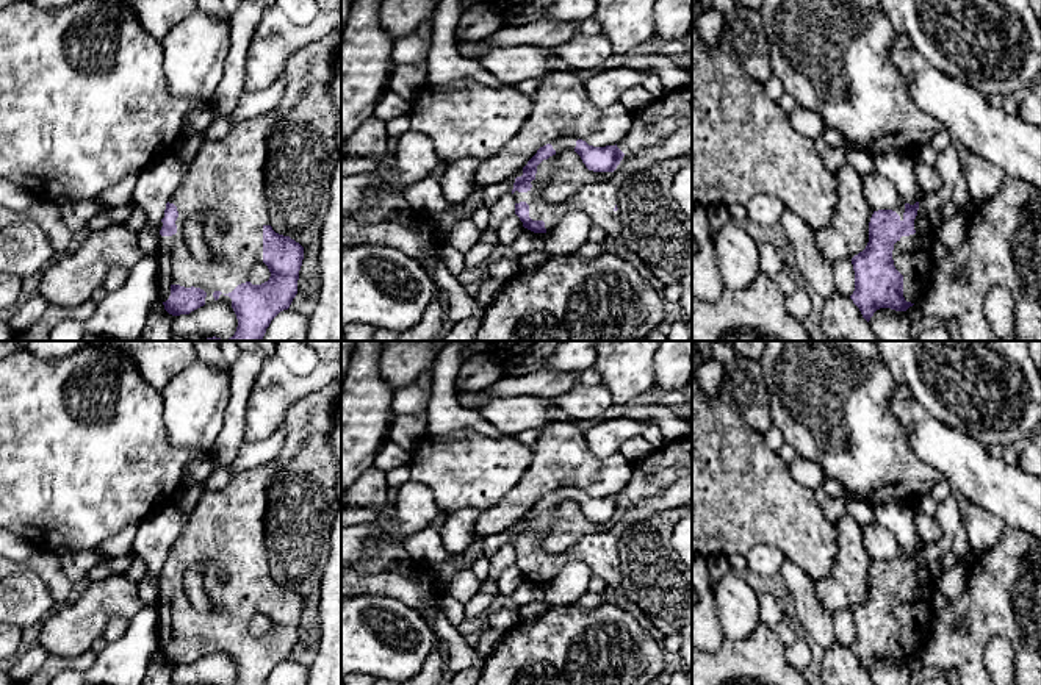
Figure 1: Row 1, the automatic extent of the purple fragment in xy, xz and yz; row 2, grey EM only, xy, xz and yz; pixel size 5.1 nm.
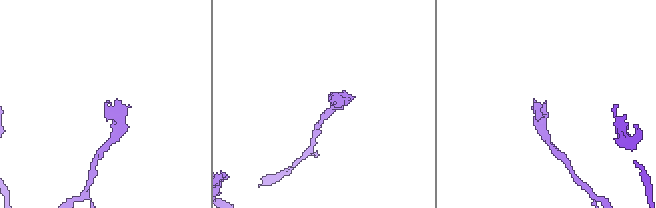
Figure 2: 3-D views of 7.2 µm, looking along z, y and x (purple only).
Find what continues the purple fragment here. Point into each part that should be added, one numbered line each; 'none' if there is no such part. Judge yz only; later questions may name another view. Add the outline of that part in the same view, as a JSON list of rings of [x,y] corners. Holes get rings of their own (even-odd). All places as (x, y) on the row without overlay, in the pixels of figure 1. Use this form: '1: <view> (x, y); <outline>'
1: yz (911, 607); [[[916,580],[902,586],[892,601],[895,619],[903,626],[903,647],[906,652],[919,652],[933,630],[935,613],[930,607],[935,586]]]

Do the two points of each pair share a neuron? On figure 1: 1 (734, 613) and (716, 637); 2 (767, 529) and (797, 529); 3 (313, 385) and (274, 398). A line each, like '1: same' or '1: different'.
1: different
2: same
3: same

